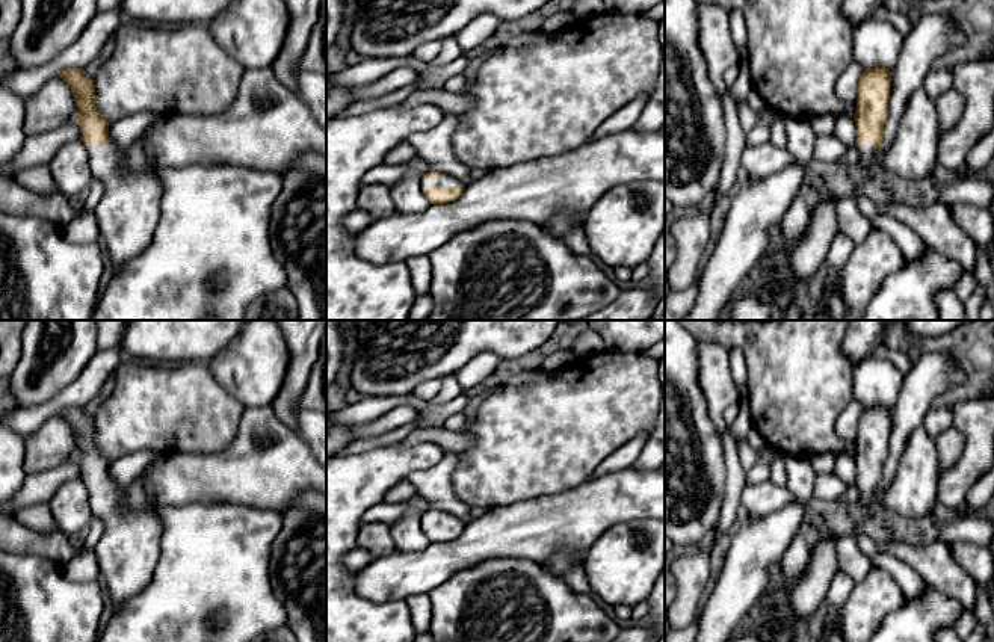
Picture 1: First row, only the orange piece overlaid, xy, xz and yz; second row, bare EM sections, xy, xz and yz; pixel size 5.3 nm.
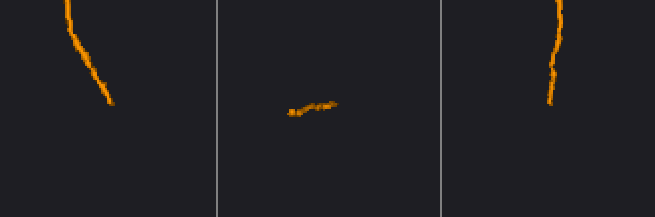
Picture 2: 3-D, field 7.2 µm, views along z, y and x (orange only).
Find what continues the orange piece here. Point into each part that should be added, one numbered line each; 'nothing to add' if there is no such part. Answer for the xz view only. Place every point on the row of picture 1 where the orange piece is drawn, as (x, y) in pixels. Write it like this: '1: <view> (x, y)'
1: xz (444, 180)

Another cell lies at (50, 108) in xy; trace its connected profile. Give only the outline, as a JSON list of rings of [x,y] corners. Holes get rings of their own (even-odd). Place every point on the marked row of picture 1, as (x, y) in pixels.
[[[54,76],[39,91],[26,97],[24,106],[26,118],[23,128],[26,136],[32,136],[69,124],[76,101],[71,88],[60,76]]]

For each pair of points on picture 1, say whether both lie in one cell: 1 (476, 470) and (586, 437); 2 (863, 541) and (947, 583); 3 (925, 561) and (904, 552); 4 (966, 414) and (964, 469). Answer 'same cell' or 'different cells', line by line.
1: same cell
2: same cell
3: same cell
4: same cell

